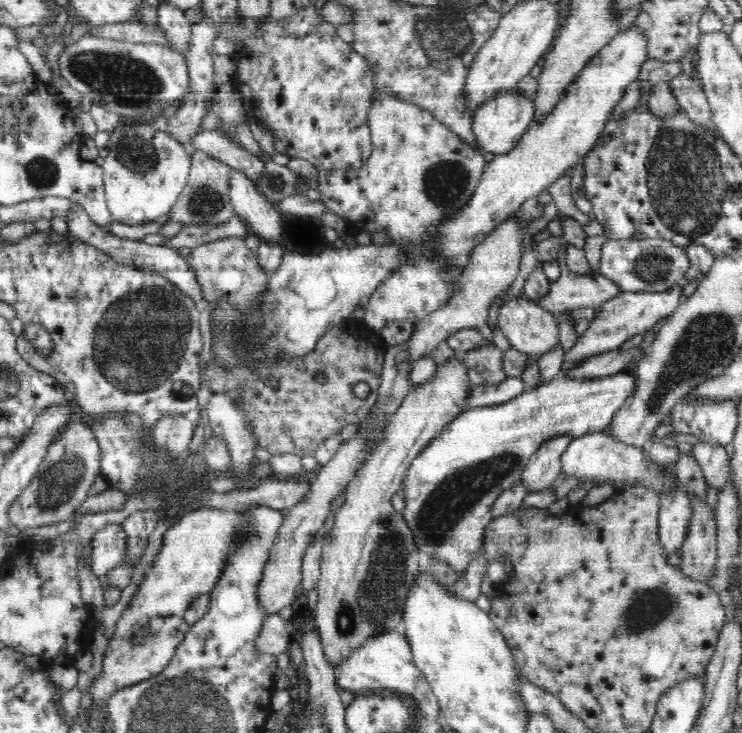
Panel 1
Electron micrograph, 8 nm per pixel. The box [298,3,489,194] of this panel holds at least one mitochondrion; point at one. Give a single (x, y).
(446, 38)

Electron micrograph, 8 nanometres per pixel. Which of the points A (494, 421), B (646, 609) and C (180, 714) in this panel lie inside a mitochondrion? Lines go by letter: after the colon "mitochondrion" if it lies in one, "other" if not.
A: other
B: mitochondrion
C: mitochondrion

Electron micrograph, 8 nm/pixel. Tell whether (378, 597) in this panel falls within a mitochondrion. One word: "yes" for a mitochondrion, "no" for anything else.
yes

